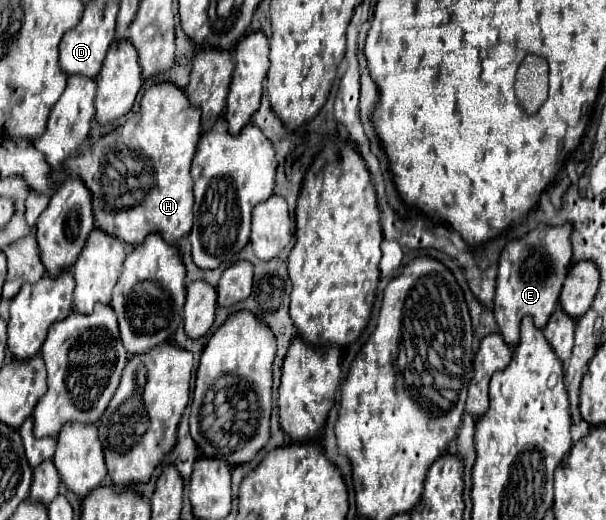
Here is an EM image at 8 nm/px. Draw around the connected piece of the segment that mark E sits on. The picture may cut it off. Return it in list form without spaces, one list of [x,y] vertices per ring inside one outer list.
[[[540,224],[520,242],[506,244],[498,262],[494,316],[500,326],[502,338],[506,340],[508,346],[518,346],[520,320],[524,316],[532,316],[538,328],[546,326],[554,308],[558,306],[558,296],[564,284],[564,278],[568,274],[570,260],[572,260],[570,224],[562,224],[562,226]]]

